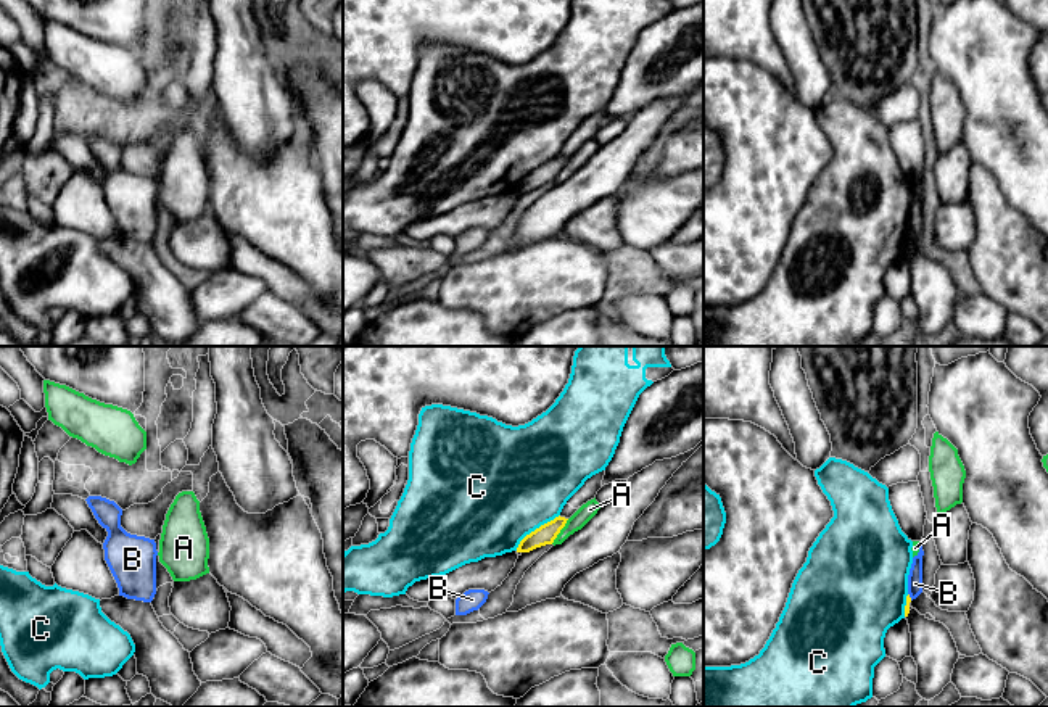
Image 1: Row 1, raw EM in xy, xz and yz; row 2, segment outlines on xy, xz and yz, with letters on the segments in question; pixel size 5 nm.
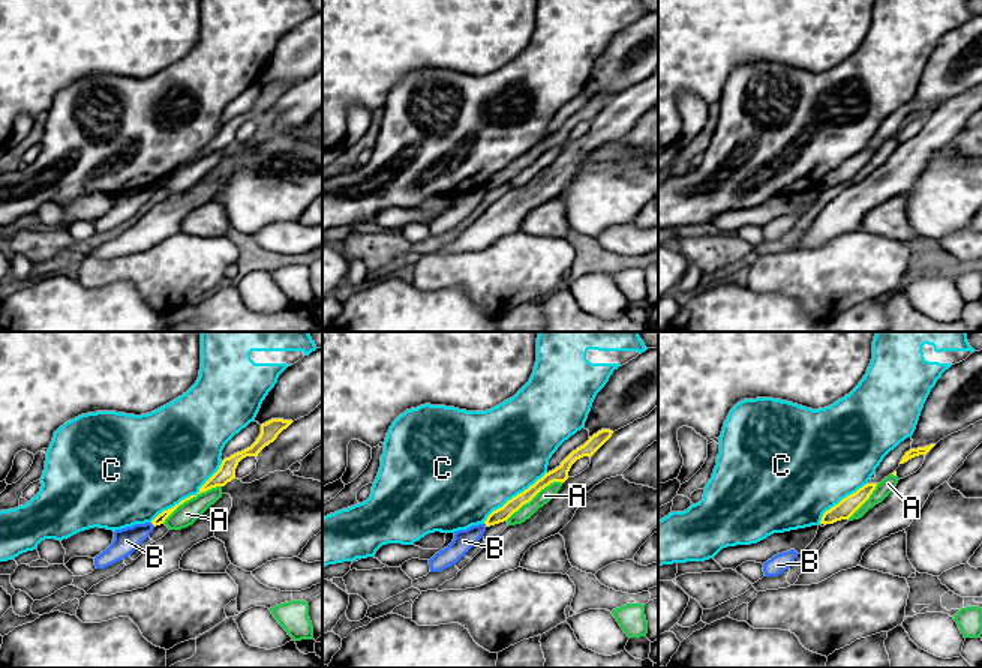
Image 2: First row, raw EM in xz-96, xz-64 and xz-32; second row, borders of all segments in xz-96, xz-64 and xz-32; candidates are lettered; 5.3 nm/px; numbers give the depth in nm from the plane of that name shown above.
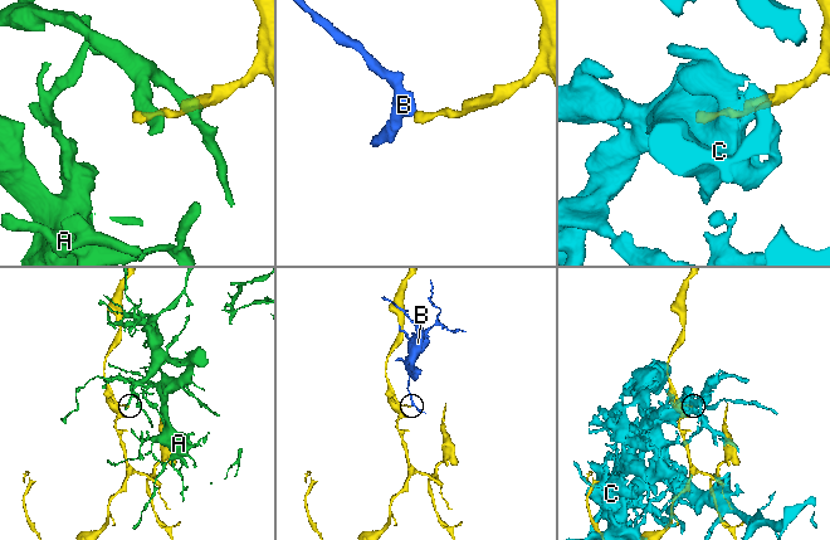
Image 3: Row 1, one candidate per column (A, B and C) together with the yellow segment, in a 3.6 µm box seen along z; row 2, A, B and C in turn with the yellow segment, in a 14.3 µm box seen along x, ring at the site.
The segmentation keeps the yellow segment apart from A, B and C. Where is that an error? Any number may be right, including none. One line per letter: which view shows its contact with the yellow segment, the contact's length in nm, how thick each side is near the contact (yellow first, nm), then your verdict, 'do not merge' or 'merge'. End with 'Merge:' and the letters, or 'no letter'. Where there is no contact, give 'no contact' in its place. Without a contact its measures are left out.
A: xz | 160 nm | 100/80 nm | do not merge
B: yz | 40 nm | 30/80 nm | do not merge
C: xz | 280 nm | 100/500 nm | do not merge
Merge: no letter

